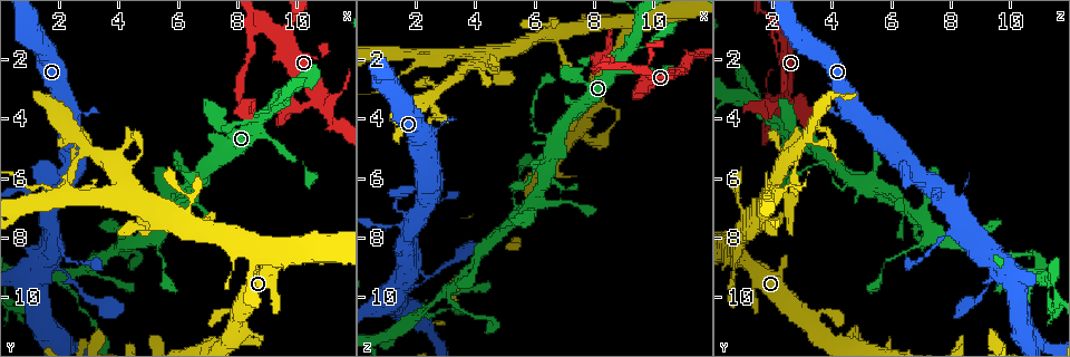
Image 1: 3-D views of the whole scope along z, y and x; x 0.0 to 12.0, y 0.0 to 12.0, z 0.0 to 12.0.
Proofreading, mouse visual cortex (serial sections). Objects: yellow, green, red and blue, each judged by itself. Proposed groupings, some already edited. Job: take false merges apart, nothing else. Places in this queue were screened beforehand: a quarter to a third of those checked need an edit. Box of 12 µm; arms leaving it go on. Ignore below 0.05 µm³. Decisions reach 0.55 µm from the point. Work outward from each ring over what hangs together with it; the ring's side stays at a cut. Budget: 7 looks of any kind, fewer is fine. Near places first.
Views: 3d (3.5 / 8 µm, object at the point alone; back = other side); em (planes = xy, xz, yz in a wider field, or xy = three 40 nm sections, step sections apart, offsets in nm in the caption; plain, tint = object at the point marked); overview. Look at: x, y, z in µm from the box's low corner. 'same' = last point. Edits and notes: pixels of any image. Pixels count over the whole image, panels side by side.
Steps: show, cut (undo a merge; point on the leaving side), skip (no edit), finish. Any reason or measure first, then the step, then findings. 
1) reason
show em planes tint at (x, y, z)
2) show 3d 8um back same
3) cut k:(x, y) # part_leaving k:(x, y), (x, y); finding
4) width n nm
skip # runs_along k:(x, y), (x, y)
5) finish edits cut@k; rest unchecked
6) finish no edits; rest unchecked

sharp bend
show 3d 3.5um at (5.9, 6.4, 4.2)

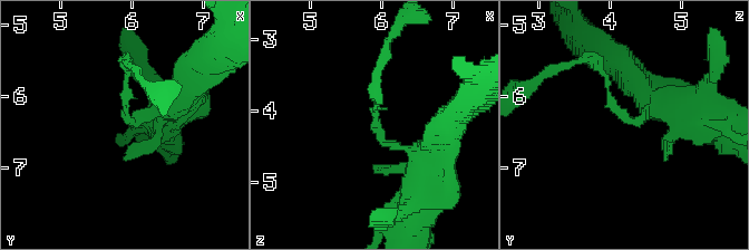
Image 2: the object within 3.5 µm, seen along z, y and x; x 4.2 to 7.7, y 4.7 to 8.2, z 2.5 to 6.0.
arm_widths 100, 350 nm
show em xy step 5 tint at (5.95, 6.40, 4.25)

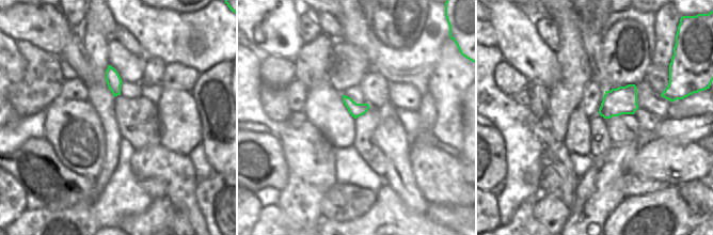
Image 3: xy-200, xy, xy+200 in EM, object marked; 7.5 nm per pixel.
width 100 nm
skip # runs_along 2:(430, 148), (382, 141), (376, 92); continuous, no second cell

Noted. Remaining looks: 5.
calibre changes
show 3d 3.5um at (9.5, 1.2, 2.4)

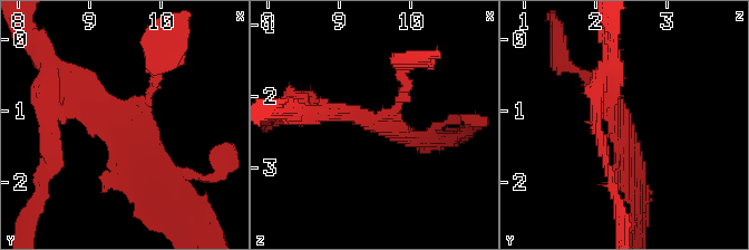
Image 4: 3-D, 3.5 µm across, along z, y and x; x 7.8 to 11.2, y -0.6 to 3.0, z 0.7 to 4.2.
skip # runs_along 4:(174, 184), (144, 140), (71, 82); continuous, no second cell

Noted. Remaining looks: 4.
sharp bend
show 3d 3.5um back at (10.7, 3.1, 2.6)

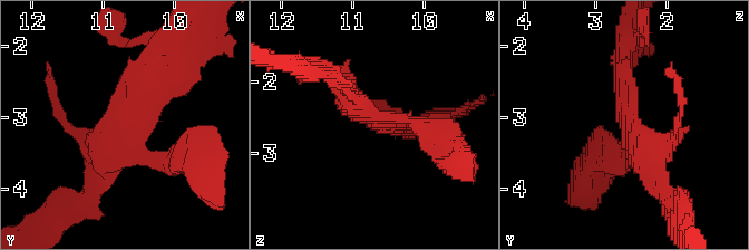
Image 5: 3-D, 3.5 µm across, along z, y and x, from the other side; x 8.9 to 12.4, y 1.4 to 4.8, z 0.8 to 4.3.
arms 4; arm_widths 200, 250, 300, 300 nm
show em xy step 3 tint at (10.75, 3.10, 2.50)

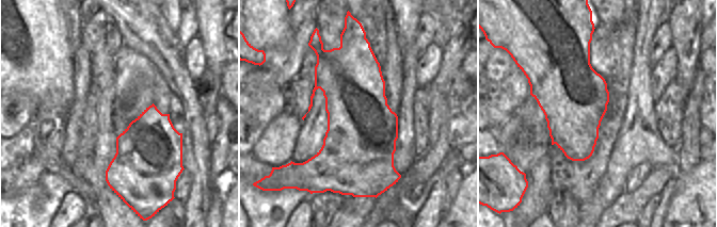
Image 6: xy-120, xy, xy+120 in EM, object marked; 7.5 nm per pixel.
skip # runs_along 5:(161, 56), (123, 124), (143, 155), (177, 162); continuous, no second cell

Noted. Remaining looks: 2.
finish no edits; rest unchecked

